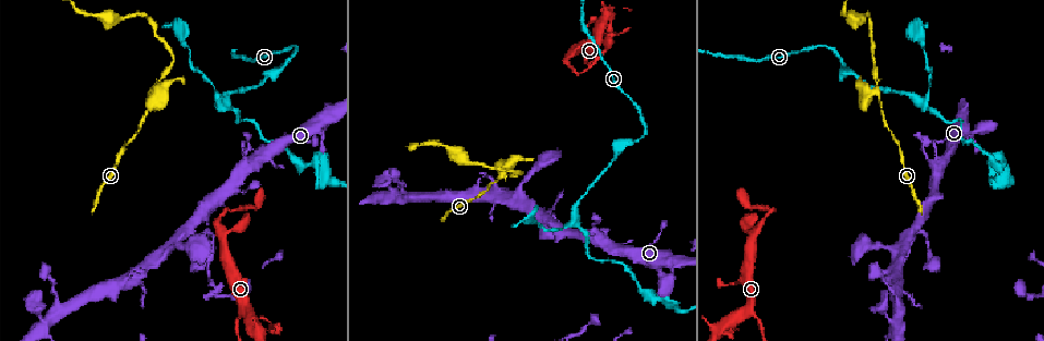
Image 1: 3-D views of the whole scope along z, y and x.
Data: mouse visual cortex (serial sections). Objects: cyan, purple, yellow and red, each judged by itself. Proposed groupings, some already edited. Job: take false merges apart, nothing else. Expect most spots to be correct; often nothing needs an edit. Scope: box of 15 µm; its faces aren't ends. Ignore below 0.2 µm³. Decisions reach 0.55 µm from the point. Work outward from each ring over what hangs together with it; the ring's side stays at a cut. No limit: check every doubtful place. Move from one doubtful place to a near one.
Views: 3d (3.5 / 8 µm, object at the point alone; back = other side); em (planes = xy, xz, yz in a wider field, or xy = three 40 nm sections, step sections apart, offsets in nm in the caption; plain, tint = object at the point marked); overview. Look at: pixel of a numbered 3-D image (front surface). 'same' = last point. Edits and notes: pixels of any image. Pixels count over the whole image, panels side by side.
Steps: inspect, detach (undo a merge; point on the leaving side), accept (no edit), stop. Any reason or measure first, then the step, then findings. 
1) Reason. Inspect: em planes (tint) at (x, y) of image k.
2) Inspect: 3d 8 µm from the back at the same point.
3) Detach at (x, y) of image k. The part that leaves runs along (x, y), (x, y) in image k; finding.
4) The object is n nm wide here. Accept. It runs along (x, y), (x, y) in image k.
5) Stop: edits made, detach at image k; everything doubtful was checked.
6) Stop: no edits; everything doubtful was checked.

Sudden change in width. Inspect: 3d 3.5 µm at (228, 102) of image 1.

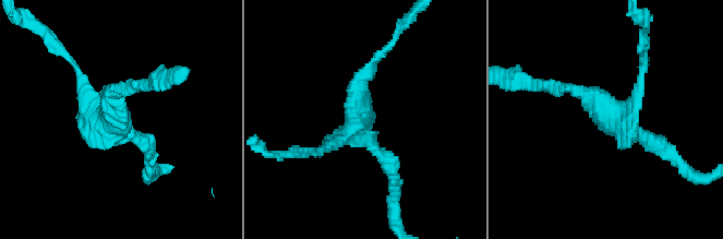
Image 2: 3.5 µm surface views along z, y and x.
Need the tissue. Inspect: em planes (tint) at (115, 123) of image 2.

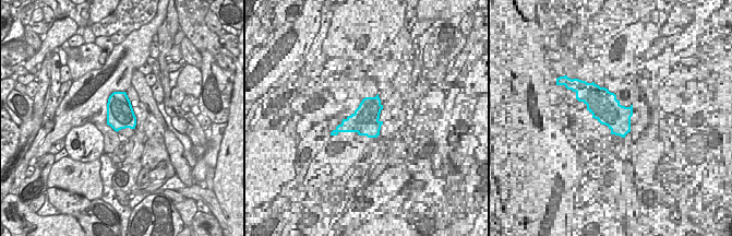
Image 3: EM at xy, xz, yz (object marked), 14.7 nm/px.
Inspect: em xy step 3 (tint) at the same point.

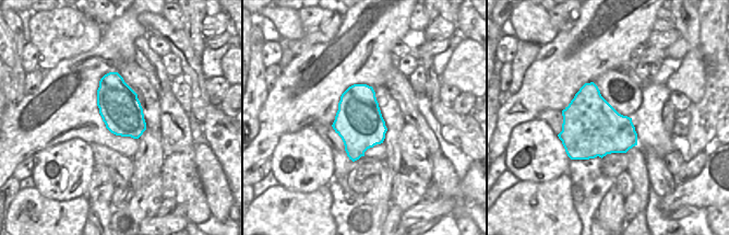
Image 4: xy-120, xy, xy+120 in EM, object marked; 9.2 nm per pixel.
Accept. One cell here.

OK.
Sudden change in width. Inspect: 3d 8 µm at (563, 227) of image 1.

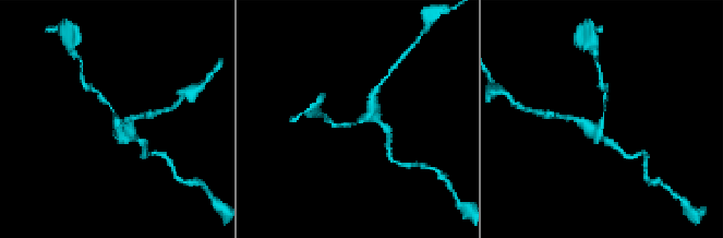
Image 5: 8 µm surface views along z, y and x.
Inspect: em planes (tint) at (356, 123) of image 5.

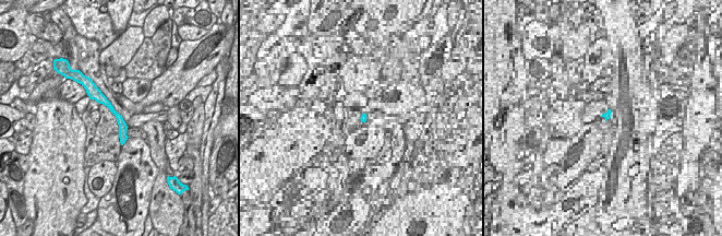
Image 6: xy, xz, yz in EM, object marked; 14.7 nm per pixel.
The arms are 150, 350 nm wide. Accept. It runs along (95, 91), (119, 117), (122, 140) in image 6; one cell here.

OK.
Narrows sharply. Inspect: 3d 3.5 µm at (498, 177) of image 1.

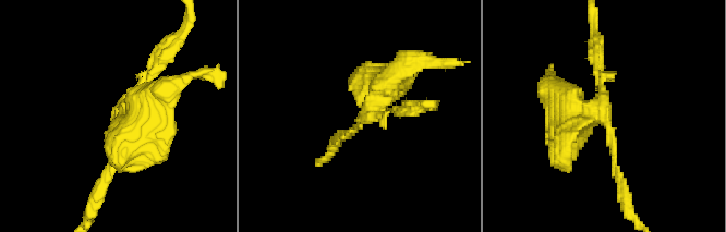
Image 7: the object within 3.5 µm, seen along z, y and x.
Inspect: em xy step 2 (tint) at (363, 116) of image 7.

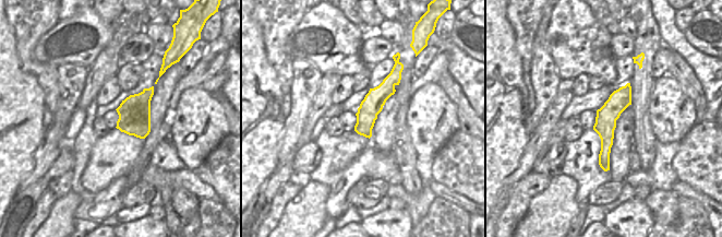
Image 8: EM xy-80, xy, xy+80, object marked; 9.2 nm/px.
Accept. It runs along (627, 87), (606, 116), (605, 167) in image 8; continuous, no second cell.

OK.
Stop: no edits; everything doubtful was checked.

